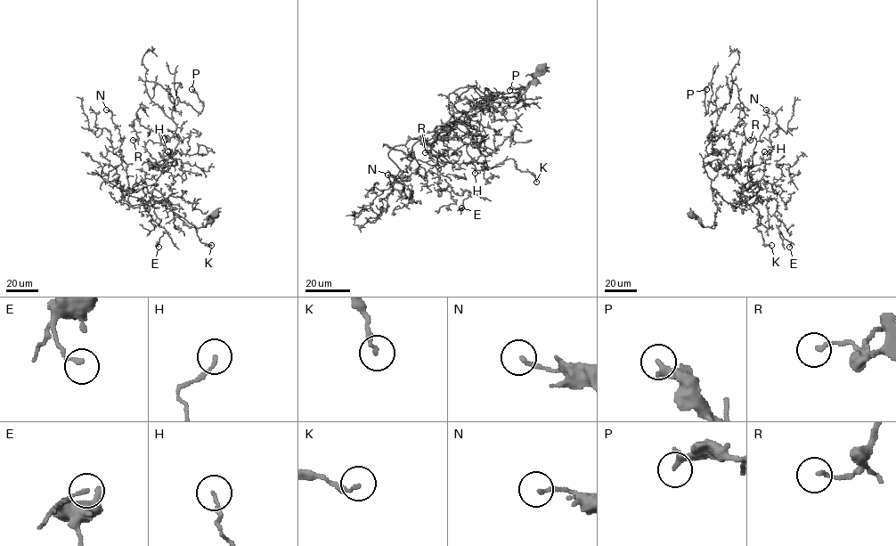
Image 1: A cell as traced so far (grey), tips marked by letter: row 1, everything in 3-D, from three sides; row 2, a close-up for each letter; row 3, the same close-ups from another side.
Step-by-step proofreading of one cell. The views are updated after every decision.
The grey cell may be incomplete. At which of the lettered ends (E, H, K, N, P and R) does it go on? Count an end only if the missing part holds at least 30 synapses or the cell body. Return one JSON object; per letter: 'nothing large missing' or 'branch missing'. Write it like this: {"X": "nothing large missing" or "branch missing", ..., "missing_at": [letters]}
{"E": "nothing large missing", "H": "nothing large missing", "K": "nothing large missing", "N": "nothing large missing", "P": "nothing large missing", "R": "nothing large missing", "missing_at": []}

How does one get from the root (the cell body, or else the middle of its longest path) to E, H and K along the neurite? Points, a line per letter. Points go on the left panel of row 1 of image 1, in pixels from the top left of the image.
E: (214, 215), (198, 228), (155, 189), (150, 200), (137, 207), (125, 195), (142, 199), (166, 230), (158, 247)
H: (214, 215), (198, 228), (154, 187), (163, 169), (150, 162), (149, 170), (176, 165), (167, 151)
K: (214, 215), (198, 228), (155, 189), (146, 204), (161, 202), (211, 245)

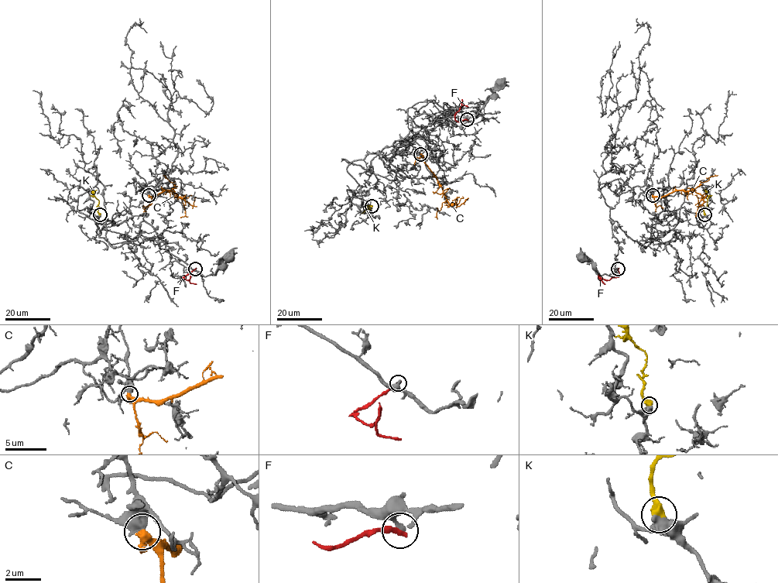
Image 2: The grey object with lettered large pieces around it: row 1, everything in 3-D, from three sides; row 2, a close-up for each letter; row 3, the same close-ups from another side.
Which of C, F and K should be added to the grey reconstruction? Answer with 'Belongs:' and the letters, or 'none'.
Belongs: K

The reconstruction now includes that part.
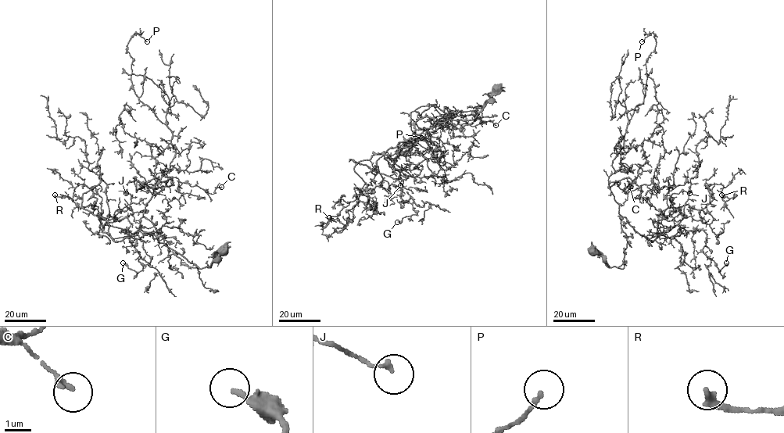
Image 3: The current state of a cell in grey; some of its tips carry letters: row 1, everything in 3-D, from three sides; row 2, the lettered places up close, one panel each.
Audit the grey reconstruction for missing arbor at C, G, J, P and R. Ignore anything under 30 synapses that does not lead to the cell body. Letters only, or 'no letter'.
no letter

